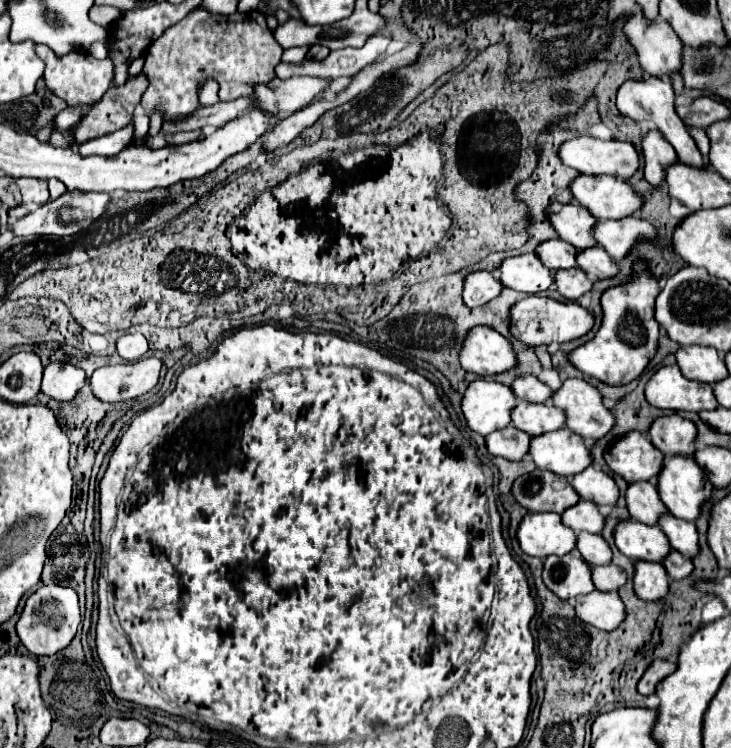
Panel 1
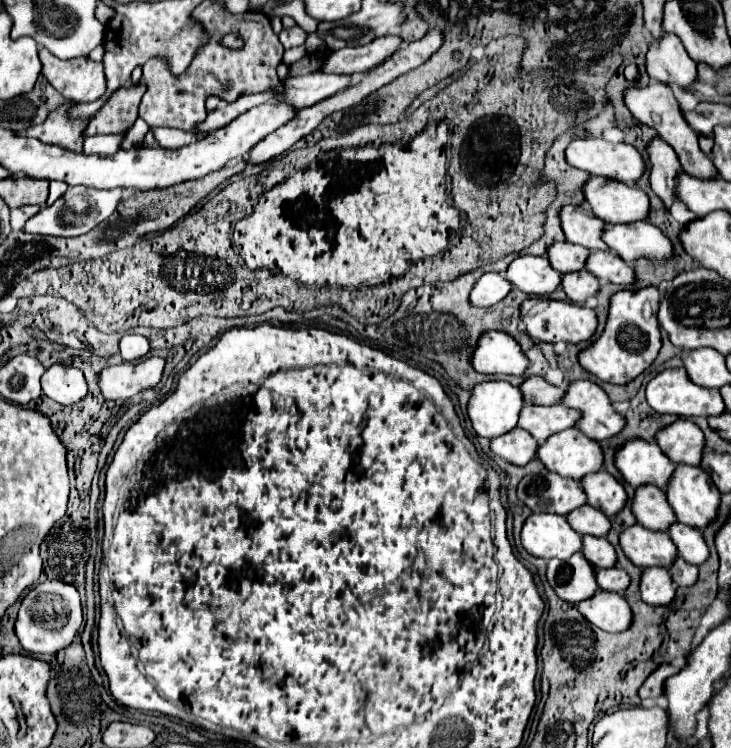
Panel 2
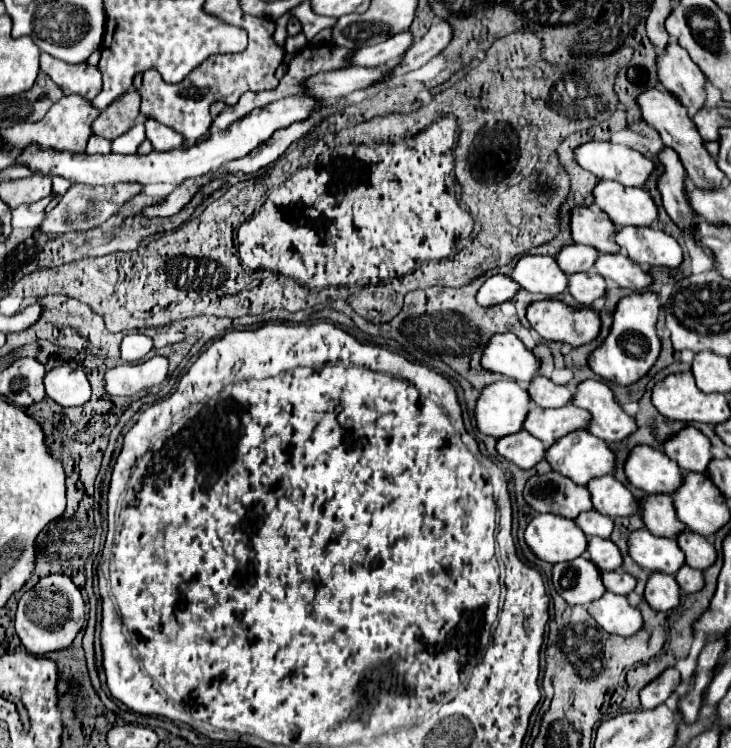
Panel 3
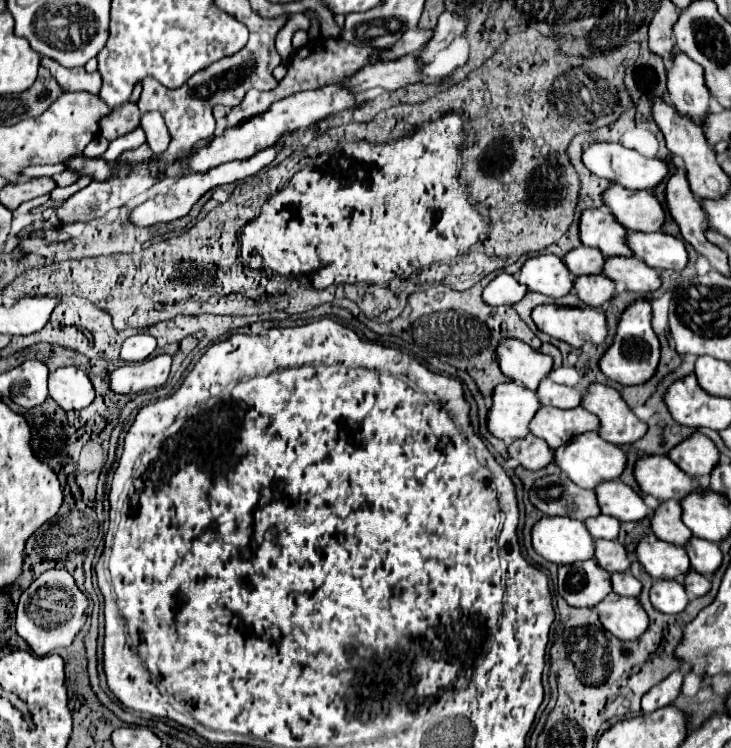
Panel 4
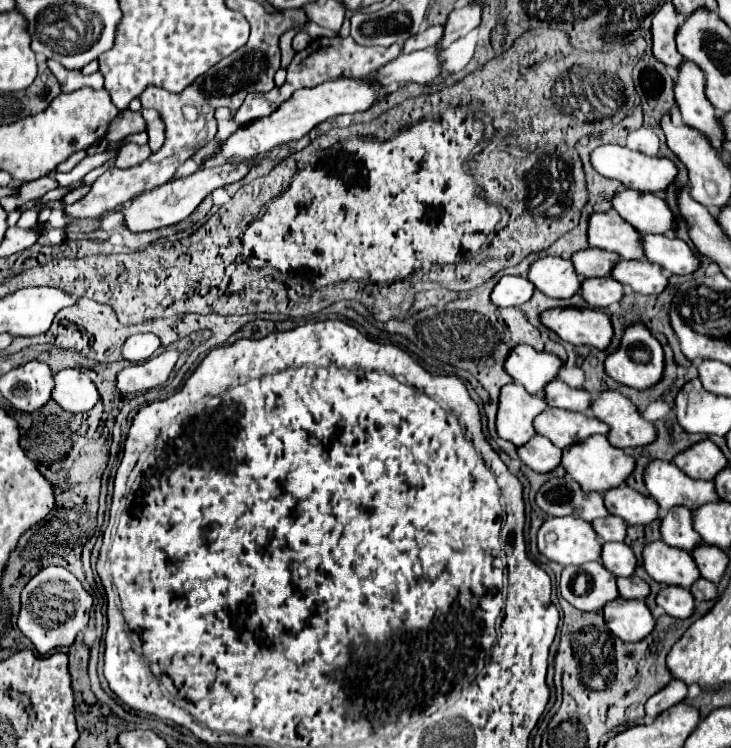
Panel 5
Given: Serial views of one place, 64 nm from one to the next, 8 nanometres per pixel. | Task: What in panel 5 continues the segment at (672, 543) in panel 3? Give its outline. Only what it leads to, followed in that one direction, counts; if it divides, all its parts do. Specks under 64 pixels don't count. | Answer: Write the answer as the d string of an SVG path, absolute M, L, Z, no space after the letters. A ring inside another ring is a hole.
M650 542L642 556L646 572L660 584L690 588L700 578L696 562L680 548L672 548L664 542Z

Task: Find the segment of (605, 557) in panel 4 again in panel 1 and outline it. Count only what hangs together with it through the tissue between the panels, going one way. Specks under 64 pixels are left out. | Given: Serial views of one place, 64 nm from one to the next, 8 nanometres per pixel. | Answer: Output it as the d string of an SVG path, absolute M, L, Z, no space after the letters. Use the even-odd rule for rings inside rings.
M580 532L576 548L584 556L584 560L592 566L604 566L604 564L610 564L610 560L612 560L612 550L602 536Z

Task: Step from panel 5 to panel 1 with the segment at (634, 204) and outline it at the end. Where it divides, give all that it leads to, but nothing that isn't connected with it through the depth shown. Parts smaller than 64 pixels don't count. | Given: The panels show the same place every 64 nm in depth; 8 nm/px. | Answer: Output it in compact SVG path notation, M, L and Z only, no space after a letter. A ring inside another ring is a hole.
M582 174L572 182L570 190L576 202L584 204L596 220L622 220L644 206L644 198L618 176Z

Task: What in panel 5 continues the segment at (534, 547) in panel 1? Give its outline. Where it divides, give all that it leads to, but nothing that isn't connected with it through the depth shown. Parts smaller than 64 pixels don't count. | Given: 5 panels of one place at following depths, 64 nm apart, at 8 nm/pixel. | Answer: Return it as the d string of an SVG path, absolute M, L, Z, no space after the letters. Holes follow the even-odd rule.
M564 516L564 518L548 518L540 532L538 532L538 548L540 552L562 566L580 566L586 562L598 562L602 558L602 542L598 534L594 532L592 524L586 520L576 520L574 516Z

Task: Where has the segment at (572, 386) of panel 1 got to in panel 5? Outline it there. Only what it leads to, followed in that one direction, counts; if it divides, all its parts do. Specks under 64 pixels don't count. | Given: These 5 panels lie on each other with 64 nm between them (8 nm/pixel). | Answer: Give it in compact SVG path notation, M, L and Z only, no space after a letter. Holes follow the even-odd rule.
M606 390L602 392L594 402L592 402L592 414L606 422L610 426L610 434L608 434L608 442L614 444L616 448L636 448L636 446L648 446L656 440L656 426L648 420L642 418L642 414L638 412L638 408L624 398L620 392L612 392Z

